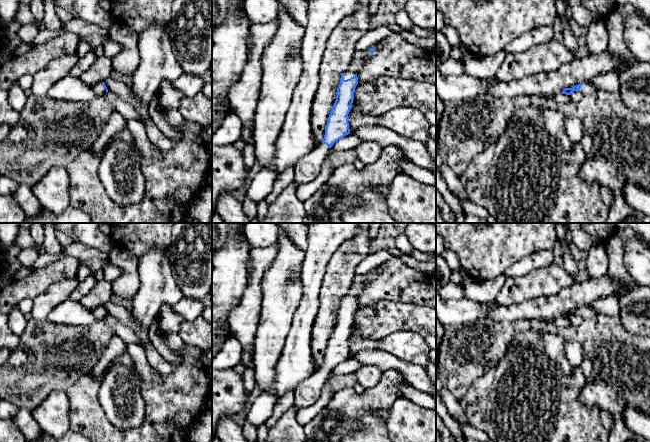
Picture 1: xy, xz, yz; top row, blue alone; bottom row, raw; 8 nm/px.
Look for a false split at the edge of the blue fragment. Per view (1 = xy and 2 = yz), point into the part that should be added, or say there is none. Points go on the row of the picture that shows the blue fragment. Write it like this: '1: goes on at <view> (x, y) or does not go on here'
1: goes on at xy (99, 89)
2: goes on at yz (586, 88)

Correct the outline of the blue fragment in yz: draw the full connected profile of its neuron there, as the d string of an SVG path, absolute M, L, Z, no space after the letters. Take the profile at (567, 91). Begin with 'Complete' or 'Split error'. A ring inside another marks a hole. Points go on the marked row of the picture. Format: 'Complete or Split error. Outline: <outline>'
Split error. Outline: M585 82L583 84L578 84L572 88L565 88L561 93L566 94L566 95L570 95L574 91L580 91L584 95L589 95L592 93L595 93L598 90L600 90L600 89L596 88L595 86L590 84L589 82Z

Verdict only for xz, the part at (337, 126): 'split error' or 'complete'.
split error

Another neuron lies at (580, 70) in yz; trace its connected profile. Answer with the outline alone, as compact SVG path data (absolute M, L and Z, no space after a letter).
M606 51L575 58L557 71L527 76L510 83L499 81L496 78L485 80L488 82L488 95L494 97L553 96L560 94L565 88L589 82L597 75L618 71L621 62L621 56L612 57Z

